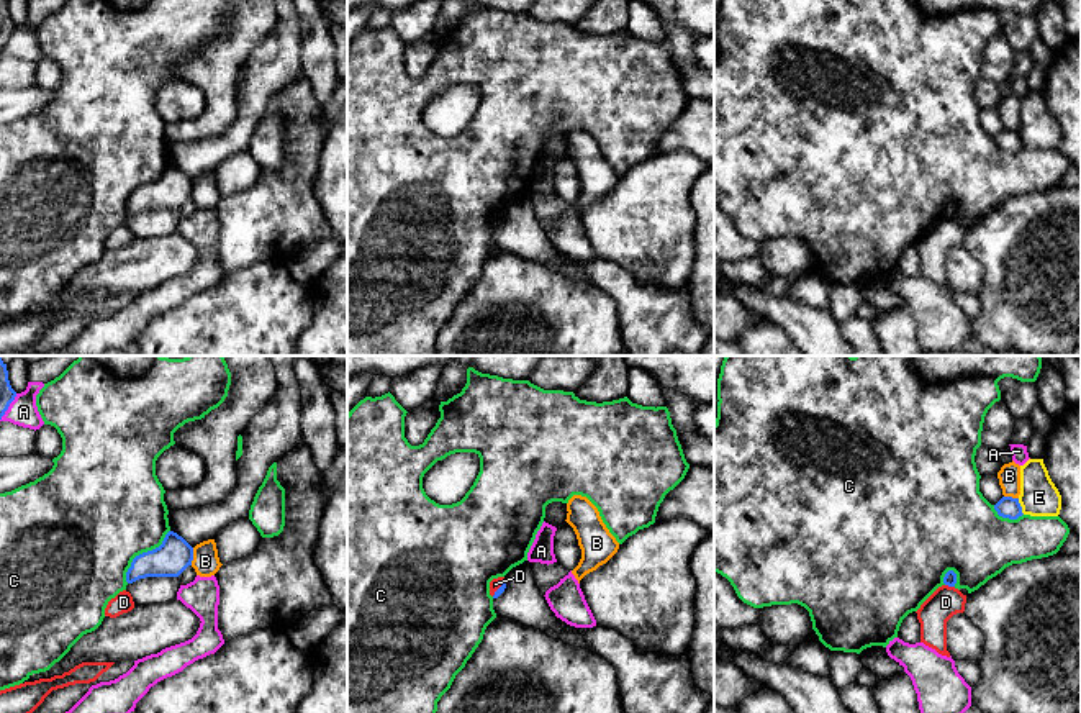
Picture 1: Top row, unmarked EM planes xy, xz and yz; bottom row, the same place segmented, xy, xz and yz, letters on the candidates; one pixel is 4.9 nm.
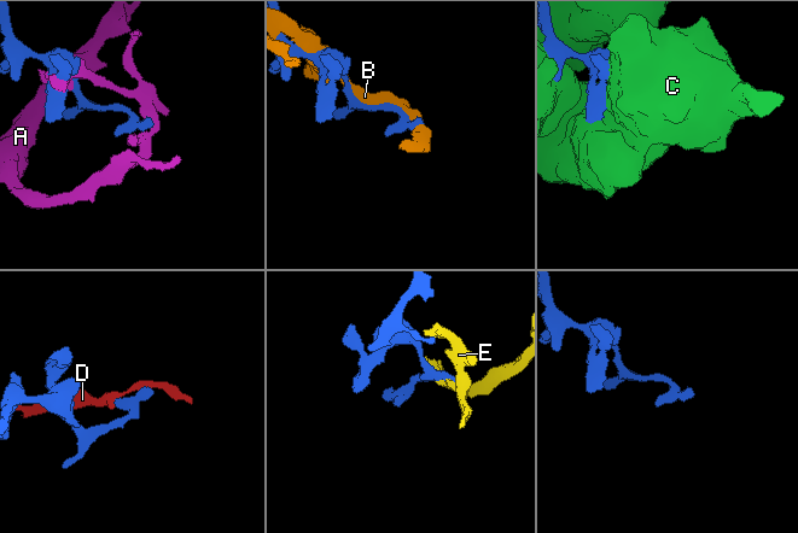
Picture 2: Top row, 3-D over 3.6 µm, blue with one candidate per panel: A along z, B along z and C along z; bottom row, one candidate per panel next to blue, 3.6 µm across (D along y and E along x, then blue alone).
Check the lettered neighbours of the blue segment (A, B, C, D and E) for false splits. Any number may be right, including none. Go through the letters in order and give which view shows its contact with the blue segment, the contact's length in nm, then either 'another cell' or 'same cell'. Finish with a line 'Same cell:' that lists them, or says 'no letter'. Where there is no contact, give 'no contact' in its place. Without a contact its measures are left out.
A: meets blue in xy; contact 160 nm long; another cell
B: meets blue in xy; contact 90 nm long; another cell
C: meets blue in xy; contact 340 nm long; another cell
D: meets blue in yz; contact 50 nm long; another cell
E: meets blue in yz; contact 90 nm long; another cell
Same cell: no letter

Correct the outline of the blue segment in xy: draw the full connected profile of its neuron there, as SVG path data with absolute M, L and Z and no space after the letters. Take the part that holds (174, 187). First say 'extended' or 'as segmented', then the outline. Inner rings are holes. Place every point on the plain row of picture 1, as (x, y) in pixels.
as segmented | M169 164L162 177L136 188L126 205L133 216L146 210L179 210L193 193L193 180L177 166Z

